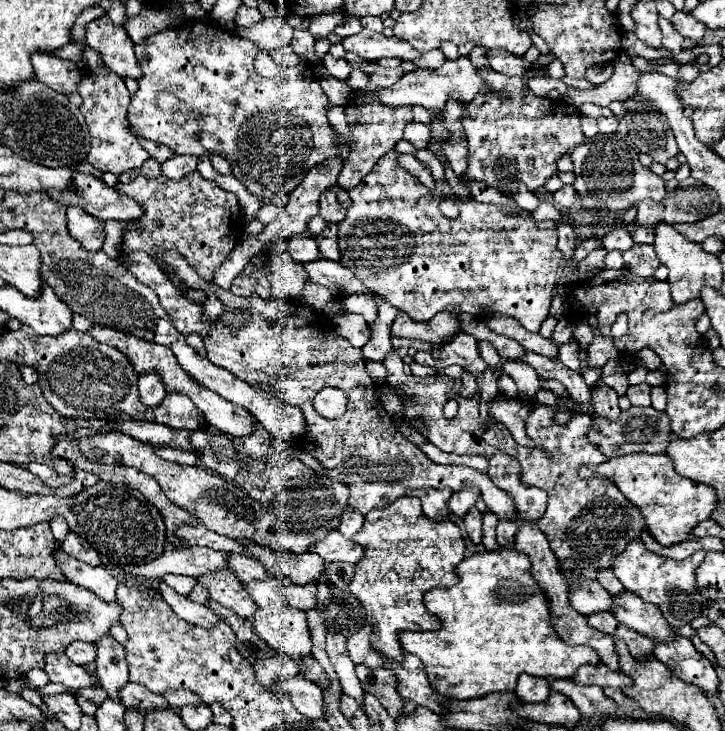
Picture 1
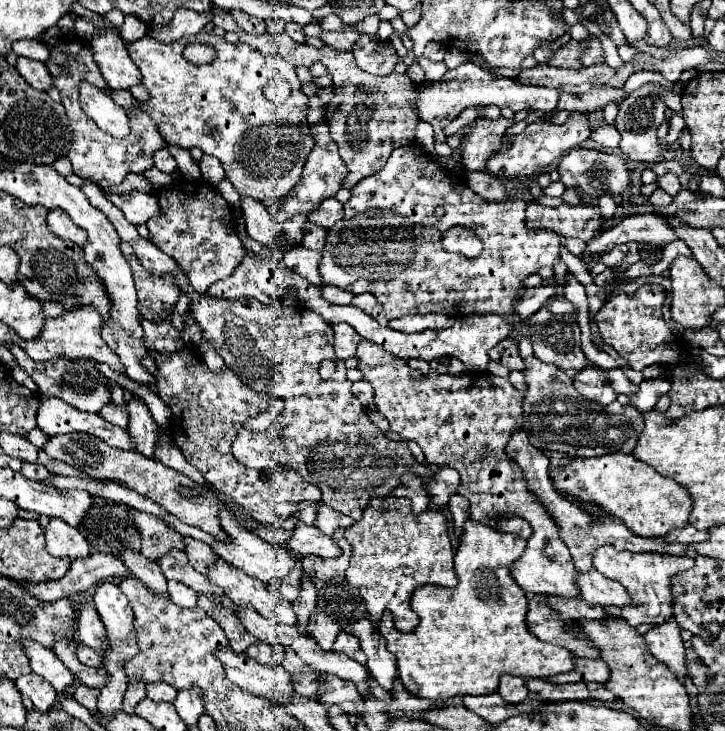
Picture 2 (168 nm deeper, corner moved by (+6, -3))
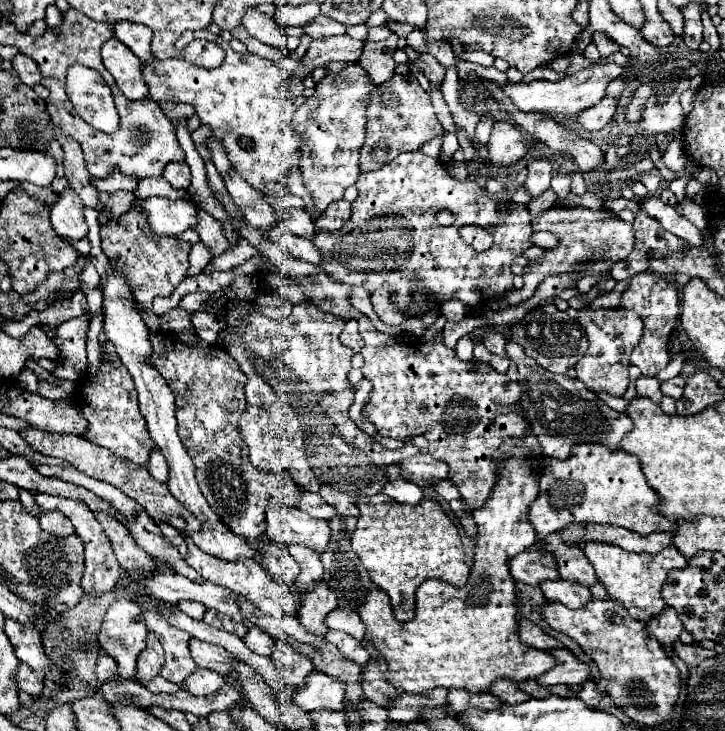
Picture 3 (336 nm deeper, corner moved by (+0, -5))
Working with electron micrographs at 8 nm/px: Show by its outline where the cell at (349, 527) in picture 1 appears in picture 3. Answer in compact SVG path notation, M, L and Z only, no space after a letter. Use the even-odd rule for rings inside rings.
M304 492L302 498L298 500L296 508L308 512L310 516L324 518L324 520L330 520L330 518L336 514L336 510L332 510L320 496L316 496L316 494L312 494L312 492Z

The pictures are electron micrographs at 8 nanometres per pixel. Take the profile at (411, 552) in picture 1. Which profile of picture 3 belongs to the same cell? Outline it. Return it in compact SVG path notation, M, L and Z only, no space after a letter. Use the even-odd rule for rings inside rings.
M384 494L356 496L360 514L352 532L352 548L366 566L374 584L390 596L394 618L408 622L414 616L414 592L428 578L440 578L452 586L464 586L470 576L458 528L438 502L422 500L416 506L396 504Z

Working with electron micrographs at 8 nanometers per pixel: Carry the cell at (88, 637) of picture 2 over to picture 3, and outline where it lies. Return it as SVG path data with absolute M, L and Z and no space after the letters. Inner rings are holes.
M34 494L34 500L42 510L60 510L60 512L64 512L70 518L70 522L74 524L76 534L84 540L86 570L84 570L84 576L82 576L82 588L84 588L86 596L102 596L102 594L110 592L116 586L118 578L120 578L120 564L116 564L112 544L110 544L104 528L100 526L100 522L94 518L92 510L84 502L70 500L70 498L56 498L56 496L48 496L48 494Z

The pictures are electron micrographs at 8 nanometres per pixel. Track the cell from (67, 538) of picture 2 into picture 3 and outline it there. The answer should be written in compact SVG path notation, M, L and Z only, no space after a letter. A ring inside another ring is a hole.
M40 510L40 526L46 530L46 532L52 532L56 536L68 536L68 534L74 534L74 528L72 528L72 522L62 514L62 512L44 512Z

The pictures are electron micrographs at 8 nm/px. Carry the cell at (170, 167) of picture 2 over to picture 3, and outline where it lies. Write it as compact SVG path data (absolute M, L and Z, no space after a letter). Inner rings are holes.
M172 162L164 168L164 174L162 174L176 190L188 190L190 186L190 168L186 162Z

